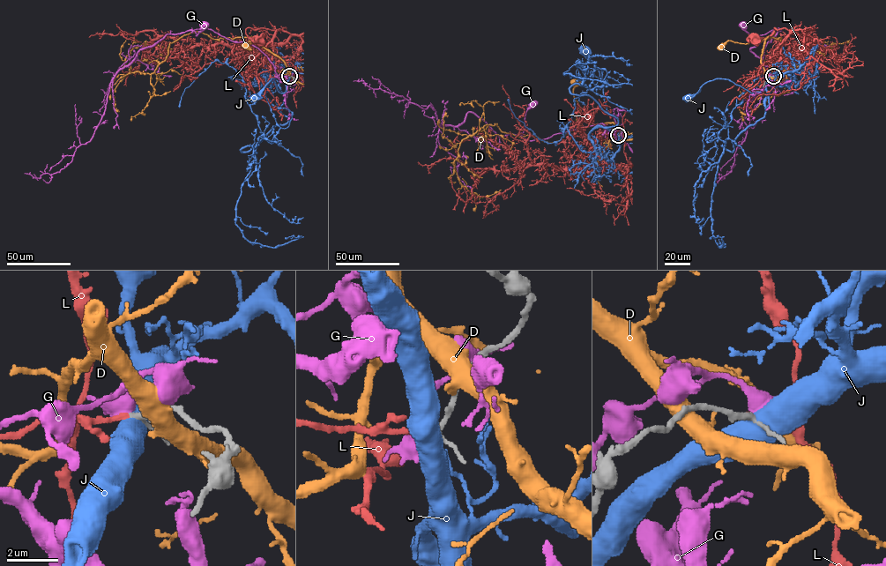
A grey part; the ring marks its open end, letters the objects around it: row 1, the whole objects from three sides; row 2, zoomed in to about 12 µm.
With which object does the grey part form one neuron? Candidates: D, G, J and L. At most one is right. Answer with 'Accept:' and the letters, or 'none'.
Accept: L

